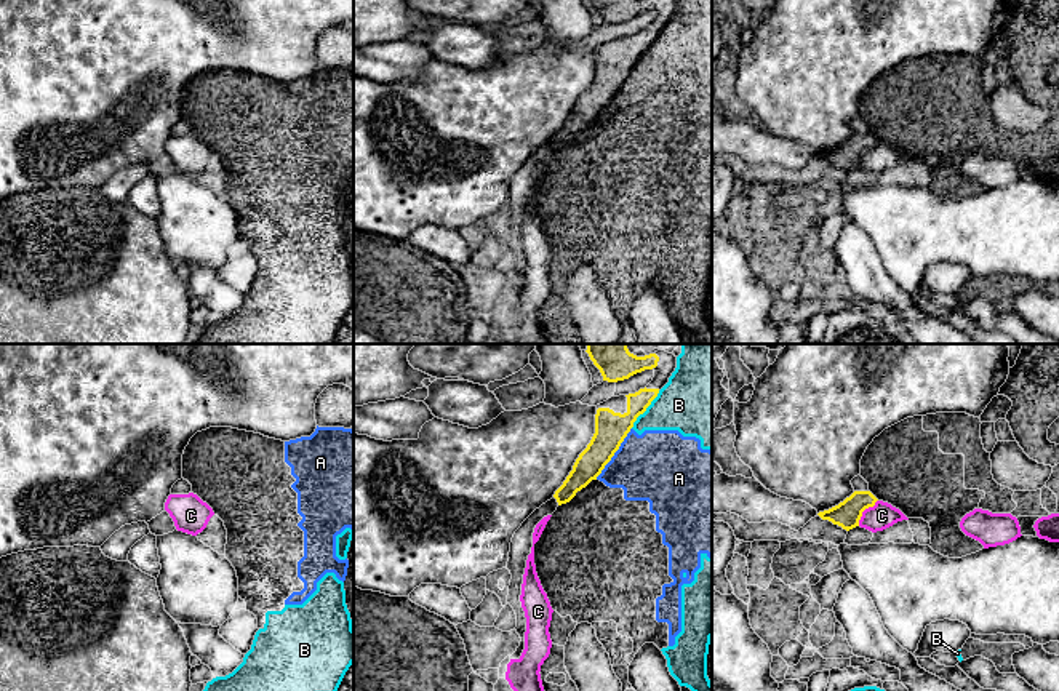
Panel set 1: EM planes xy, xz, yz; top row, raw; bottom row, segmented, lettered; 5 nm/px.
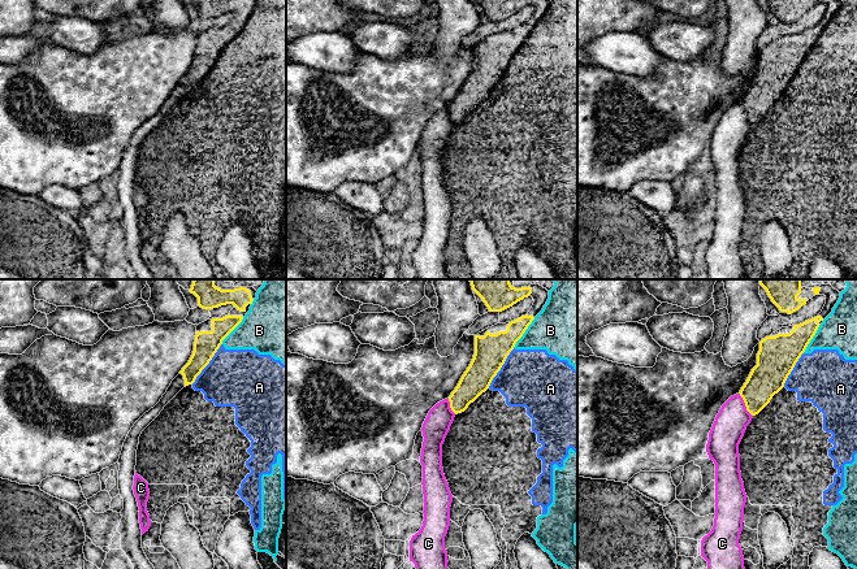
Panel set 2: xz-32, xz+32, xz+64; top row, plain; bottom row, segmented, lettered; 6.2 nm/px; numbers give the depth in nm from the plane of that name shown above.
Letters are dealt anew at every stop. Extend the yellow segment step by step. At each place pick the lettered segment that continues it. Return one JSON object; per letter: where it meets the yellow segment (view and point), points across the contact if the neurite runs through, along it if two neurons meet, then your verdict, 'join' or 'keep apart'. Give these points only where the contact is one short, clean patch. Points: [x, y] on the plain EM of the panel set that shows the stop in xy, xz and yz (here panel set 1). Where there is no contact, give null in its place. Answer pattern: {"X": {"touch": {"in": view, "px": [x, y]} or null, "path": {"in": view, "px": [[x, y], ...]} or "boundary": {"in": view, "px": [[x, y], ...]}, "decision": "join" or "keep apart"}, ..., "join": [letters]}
{"A": {"touch": {"in": "xz", "px": [615, 93]}, "boundary": {"in": "xz", "px": [[631, 69], [619, 90], [595, 120]]}, "decision": "keep apart"}, "B": {"touch": {"in": "xz", "px": [645, 51]}, "decision": "keep apart"}, "C": {"touch": {"in": "yz", "px": [864, 151]}, "boundary": {"in": "yz", "px": [[877, 141], [863, 154], [858, 167]]}, "decision": "keep apart"}, "join": []}

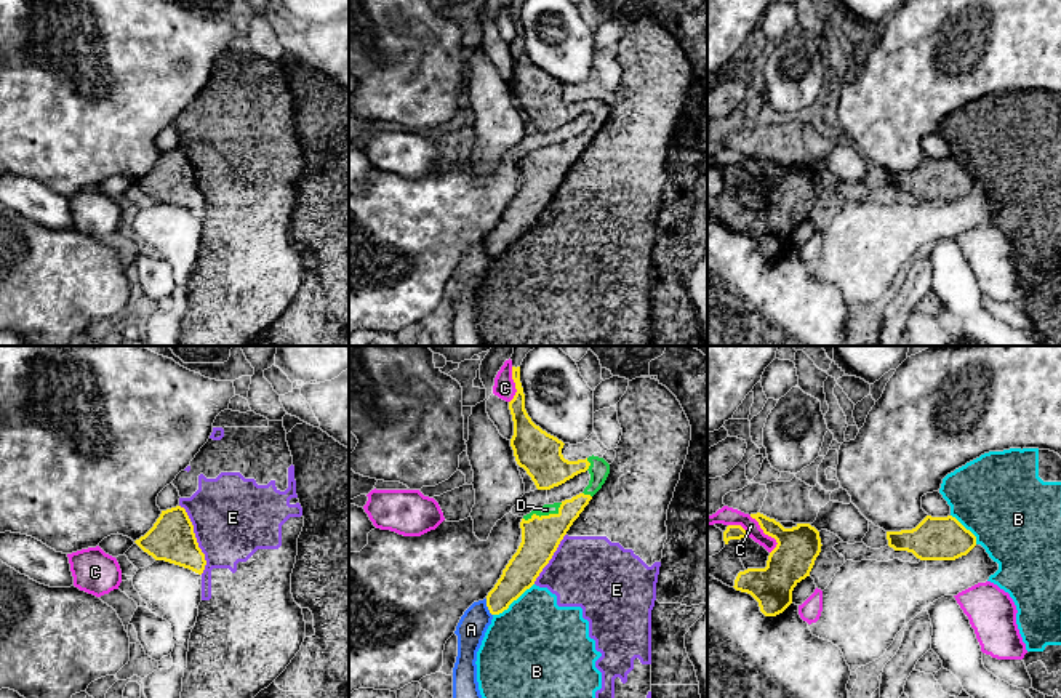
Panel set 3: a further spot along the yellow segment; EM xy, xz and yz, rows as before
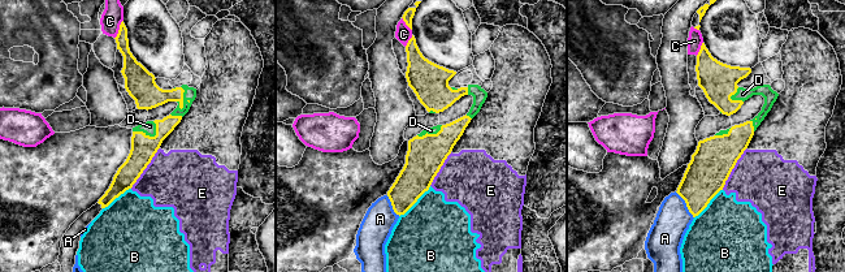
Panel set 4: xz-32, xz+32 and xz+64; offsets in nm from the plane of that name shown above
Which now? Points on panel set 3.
{"A": {"touch": {"in": "xz", "px": [487, 247]}, "boundary": {"in": "xz", "px": [[485, 240], [492, 256]]}, "decision": "keep apart"}, "B": {"touch": {"in": "xz", "px": [512, 242]}, "boundary": {"in": "xz", "px": [[533, 224], [506, 250], [493, 256]]}, "decision": "keep apart"}, "C": {"touch": {"in": "yz", "px": [767, 175]}, "decision": "keep apart"}, "D": {"touch": {"in": "xz", "px": [544, 157]}, "decision": "join"}, "E": {"touch": {"in": "xy", "px": [196, 181]}, "boundary": {"in": "xy", "px": [[180, 146], [204, 196], [202, 215]]}, "decision": "keep apart"}, "join": ["D"]}

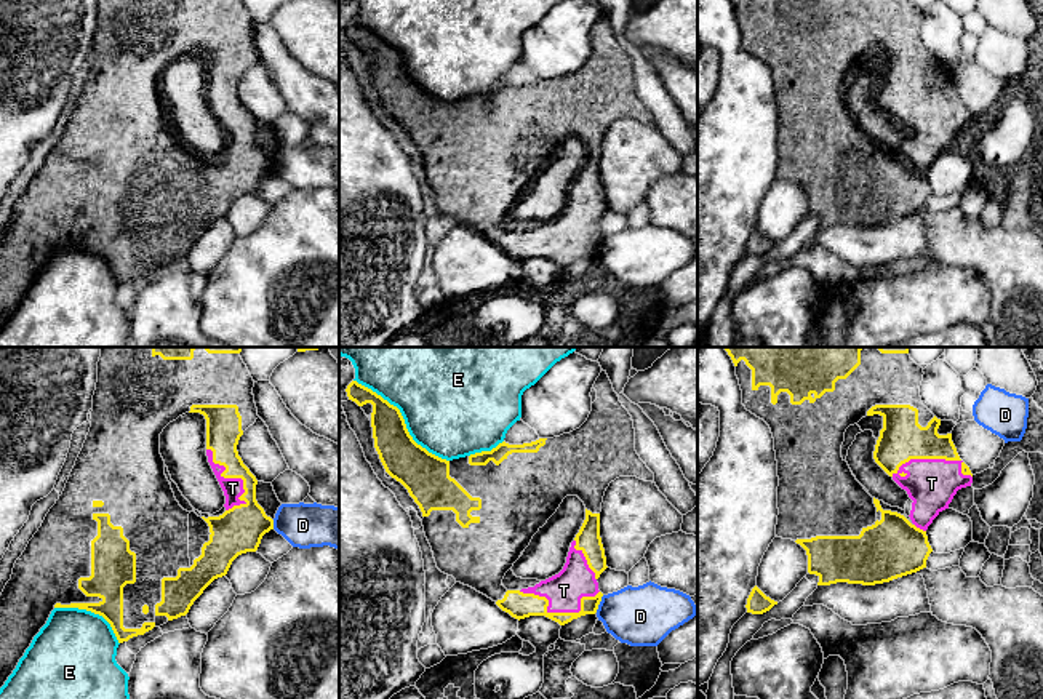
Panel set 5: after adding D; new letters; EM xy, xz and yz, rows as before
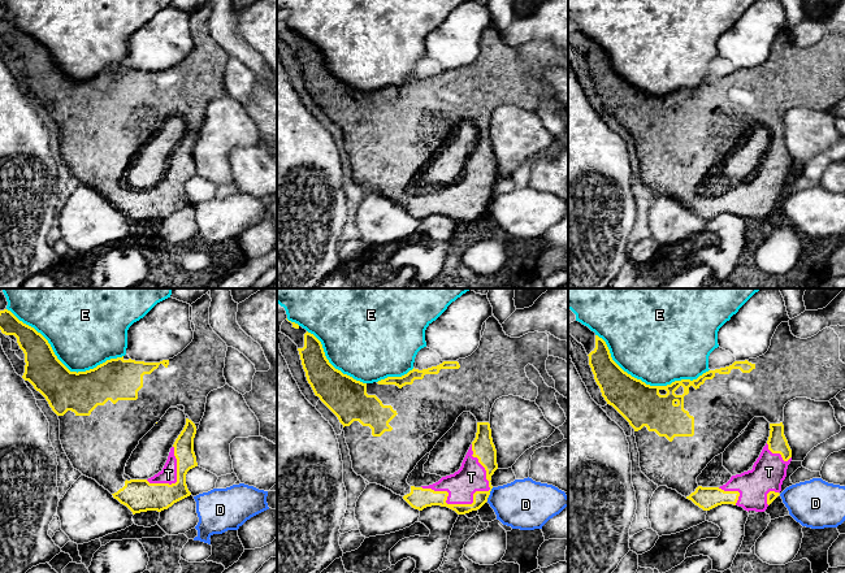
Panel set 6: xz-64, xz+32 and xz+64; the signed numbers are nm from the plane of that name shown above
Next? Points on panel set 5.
{"D": {"touch": {"in": "xz", "px": [599, 245]}, "decision": "keep apart"}, "E": {"touch": {"in": "xz", "px": [403, 61]}, "decision": "keep apart"}, "T": {"touch": {"in": "yz", "px": [936, 99]}, "decision": "join"}, "join": ["T"]}

